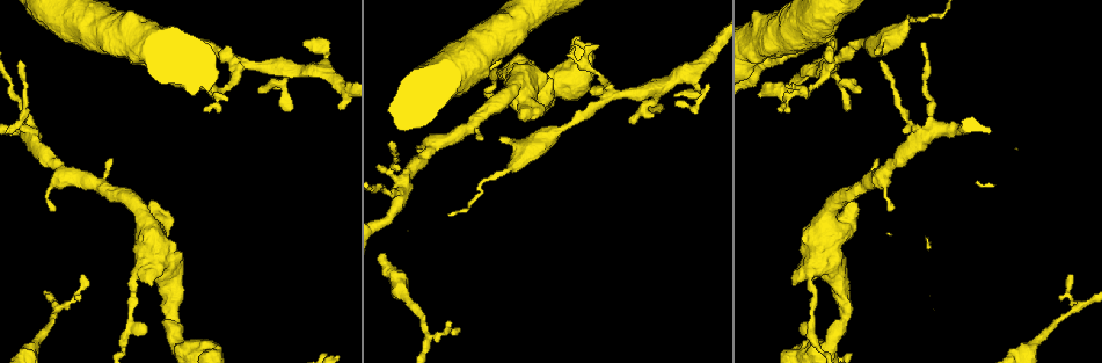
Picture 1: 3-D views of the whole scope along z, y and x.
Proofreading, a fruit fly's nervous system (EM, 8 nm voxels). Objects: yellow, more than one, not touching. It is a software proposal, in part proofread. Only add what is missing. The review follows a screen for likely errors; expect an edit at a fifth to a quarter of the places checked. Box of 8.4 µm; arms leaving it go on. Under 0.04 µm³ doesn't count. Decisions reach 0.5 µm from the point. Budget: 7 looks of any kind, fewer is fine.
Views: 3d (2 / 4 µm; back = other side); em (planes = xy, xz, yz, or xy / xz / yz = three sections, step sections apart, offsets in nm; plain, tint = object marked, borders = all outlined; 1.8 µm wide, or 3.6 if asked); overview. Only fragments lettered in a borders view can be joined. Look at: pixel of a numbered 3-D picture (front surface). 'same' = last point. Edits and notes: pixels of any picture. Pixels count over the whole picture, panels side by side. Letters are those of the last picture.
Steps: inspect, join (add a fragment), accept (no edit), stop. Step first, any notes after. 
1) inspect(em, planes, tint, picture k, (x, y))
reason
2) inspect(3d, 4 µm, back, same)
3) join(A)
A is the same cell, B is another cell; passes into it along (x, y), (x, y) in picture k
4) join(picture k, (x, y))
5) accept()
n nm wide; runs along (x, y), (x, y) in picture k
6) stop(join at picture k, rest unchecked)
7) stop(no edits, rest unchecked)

inspect(3d, 4 µm, picture 1, (500, 138))
free end

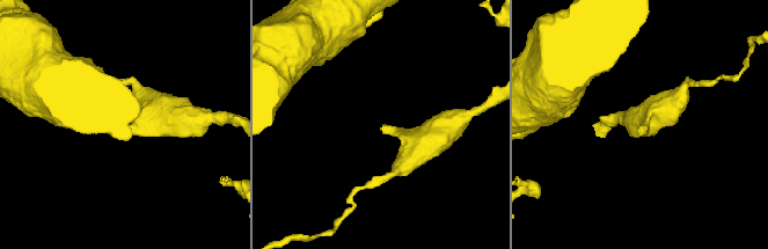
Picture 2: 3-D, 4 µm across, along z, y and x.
inspect(em, planes, borders, picture 2, (383, 126))

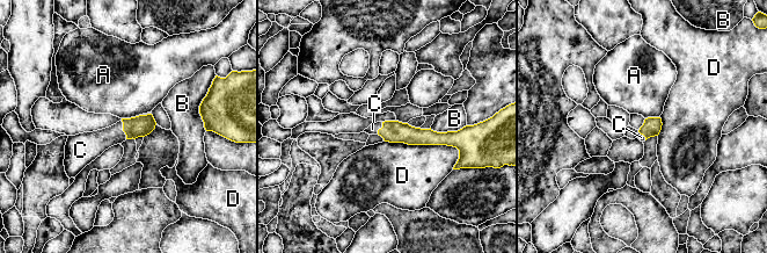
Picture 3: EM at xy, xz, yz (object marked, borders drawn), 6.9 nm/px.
join(C)
130 nm wide; C is the same cell, A, B and D are other cells; passes into it along (141, 125), (123, 129), (92, 145) in picture 3; the neuron continues

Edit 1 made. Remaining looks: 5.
inspect(overview)

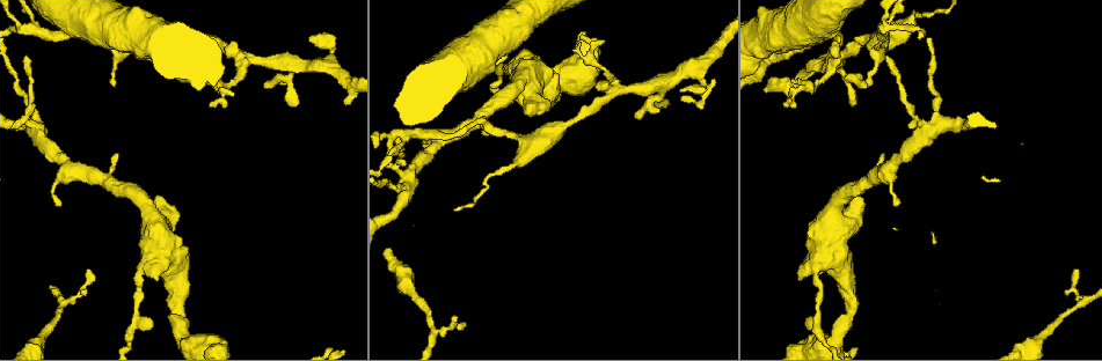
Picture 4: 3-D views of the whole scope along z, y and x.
inspect(em, planes, borders, picture 4, (786, 104))

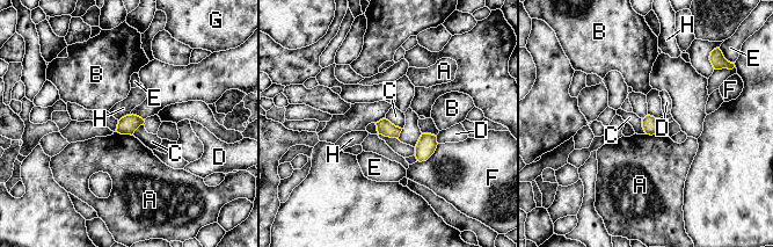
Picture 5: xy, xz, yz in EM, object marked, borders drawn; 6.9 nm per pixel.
accept()
A, B, C, D, E, F, G and H are other cells; border along (385, 117), (401, 129) in picture 5; no lettered fragment goes on from it

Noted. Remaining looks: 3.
inspect(em, planes, borders, picture 4, (838, 39))
an open end

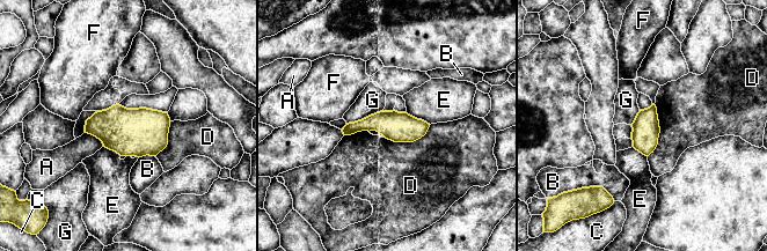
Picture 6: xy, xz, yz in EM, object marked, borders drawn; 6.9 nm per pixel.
accept()
A, B, C, D, E, F and G are other cells; runs along (425, 126), (359, 125), (345, 131) in picture 6; none of them fits

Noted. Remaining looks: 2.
stop(join at picture 3, rest unchecked)

